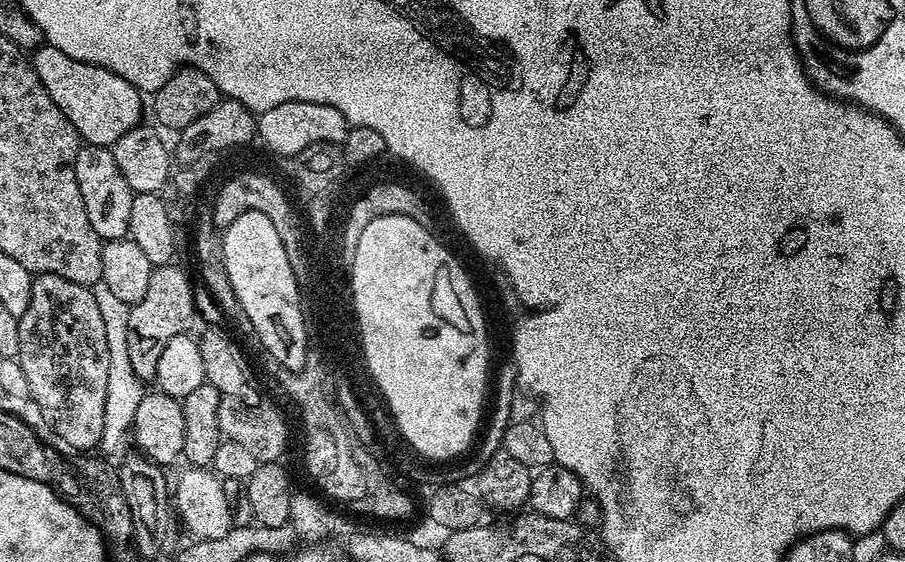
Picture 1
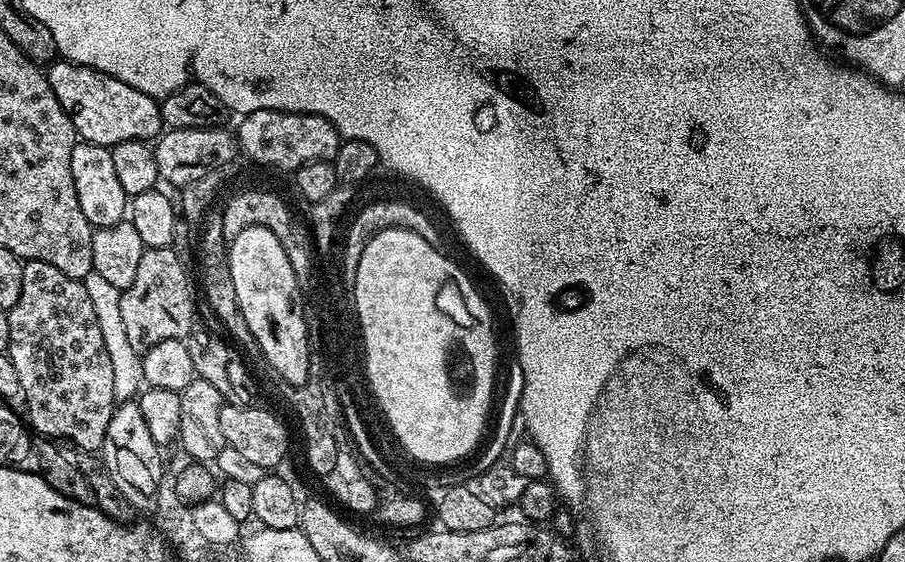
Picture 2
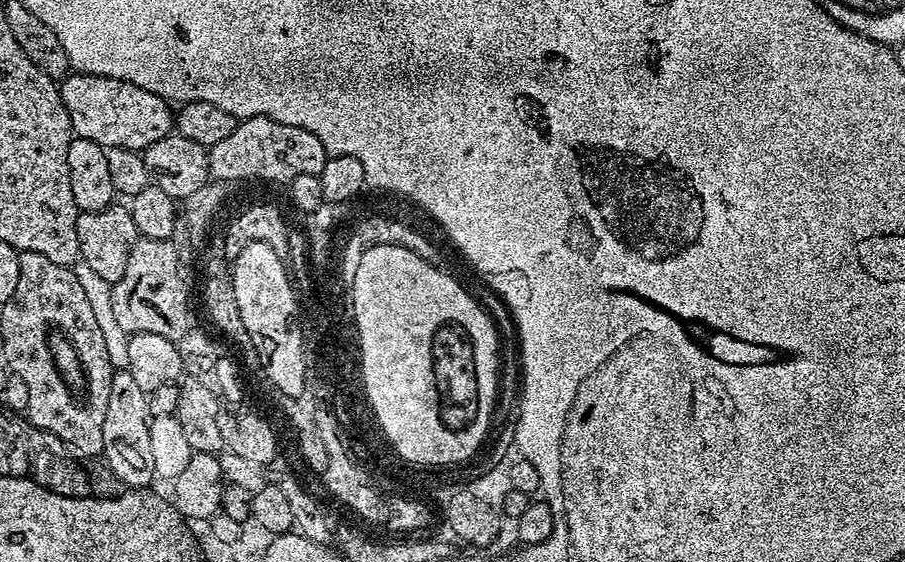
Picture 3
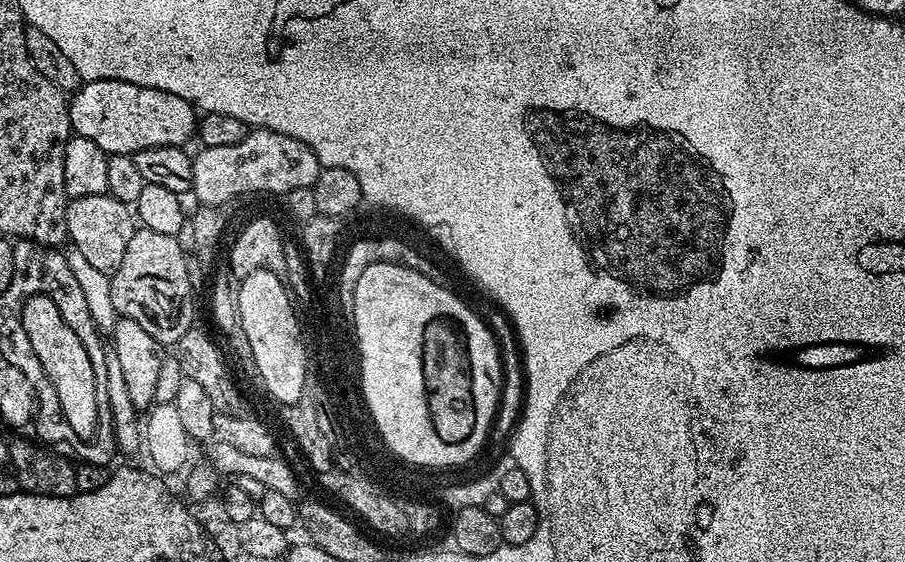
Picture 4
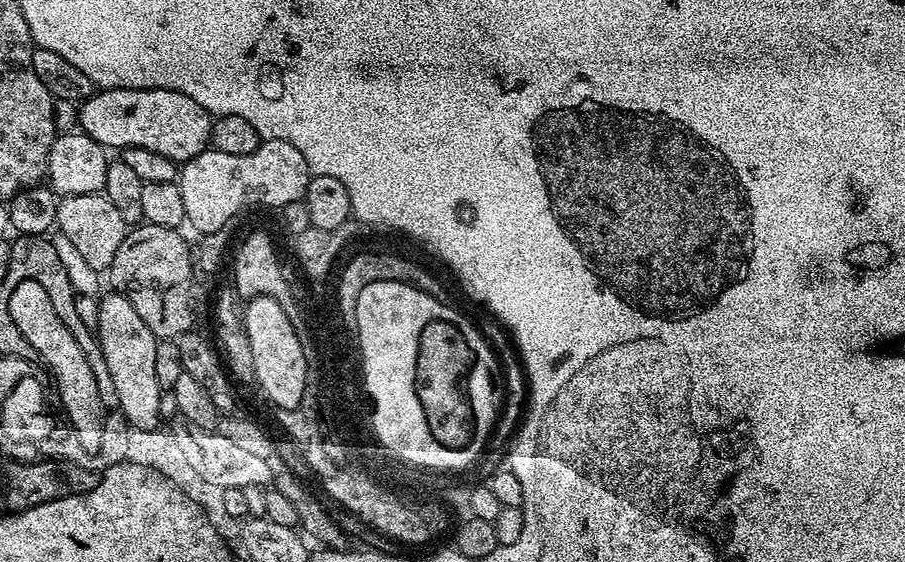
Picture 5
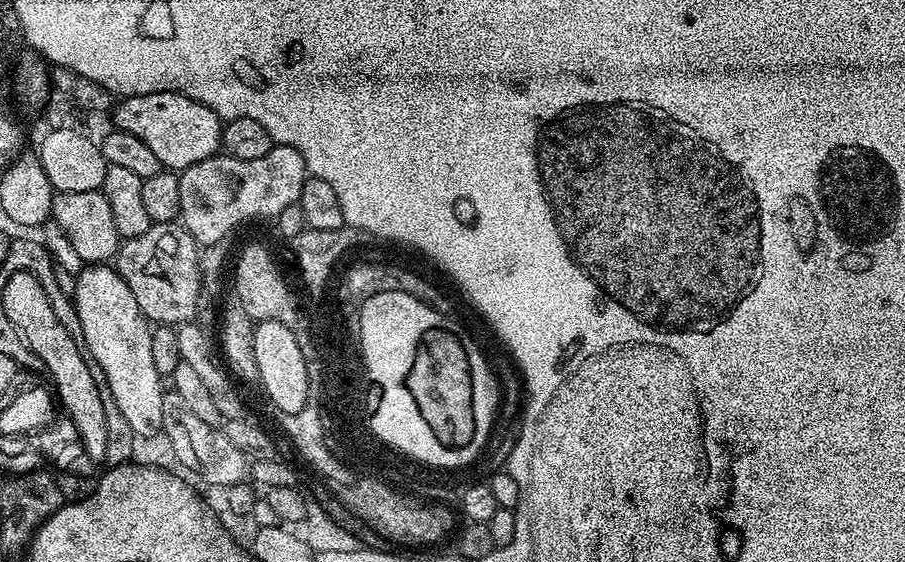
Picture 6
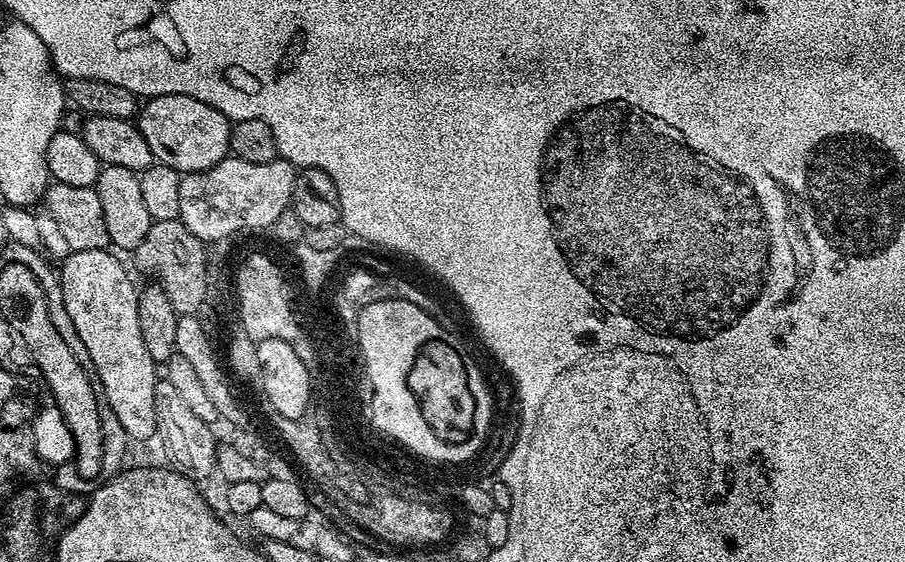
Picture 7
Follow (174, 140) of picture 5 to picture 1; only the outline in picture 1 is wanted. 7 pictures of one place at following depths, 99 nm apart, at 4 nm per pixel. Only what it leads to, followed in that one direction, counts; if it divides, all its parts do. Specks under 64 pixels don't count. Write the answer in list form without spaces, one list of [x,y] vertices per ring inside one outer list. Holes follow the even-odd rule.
[[[41,46],[35,49],[31,53],[30,63],[32,69],[38,74],[42,86],[46,86],[50,98],[54,98],[54,106],[58,106],[58,110],[62,110],[62,114],[66,114],[66,118],[70,118],[74,130],[80,135],[80,139],[85,145],[114,145],[118,142],[118,138],[122,138],[122,134],[126,134],[141,123],[140,115],[146,112],[146,104],[145,101],[144,104],[140,101],[143,100],[142,93],[130,82],[126,82],[126,78],[97,64],[87,64],[70,58],[66,54],[62,54],[62,50],[51,46]]]

